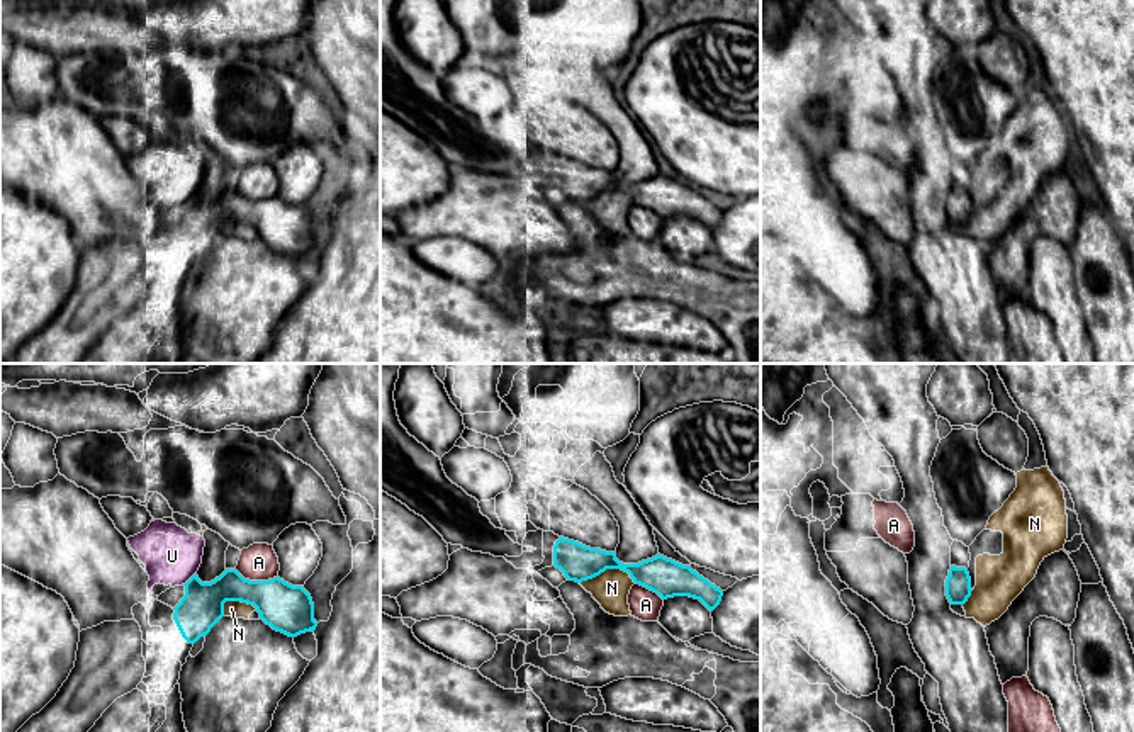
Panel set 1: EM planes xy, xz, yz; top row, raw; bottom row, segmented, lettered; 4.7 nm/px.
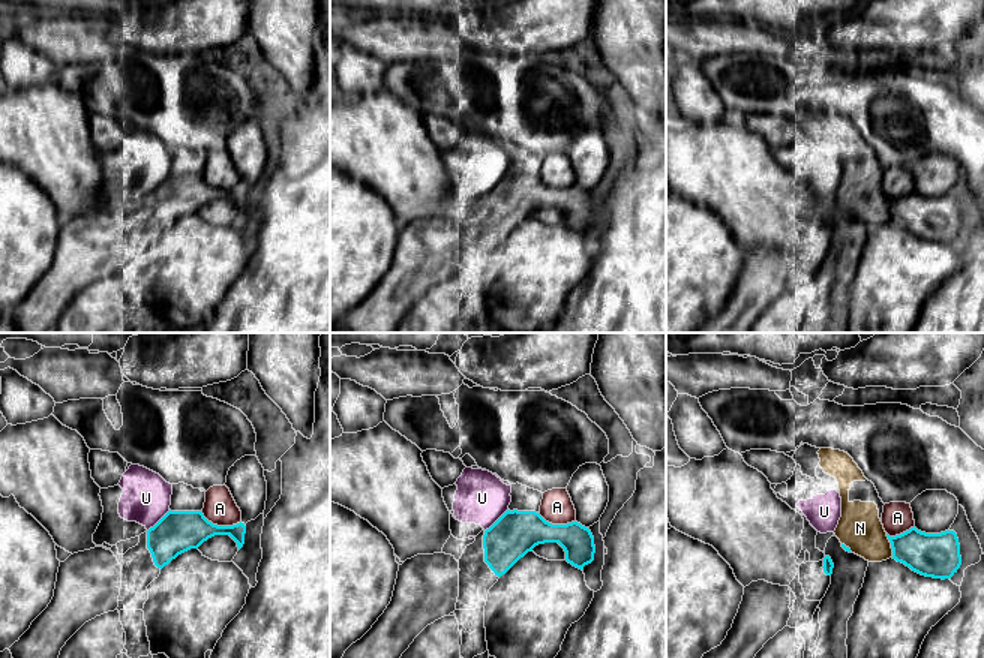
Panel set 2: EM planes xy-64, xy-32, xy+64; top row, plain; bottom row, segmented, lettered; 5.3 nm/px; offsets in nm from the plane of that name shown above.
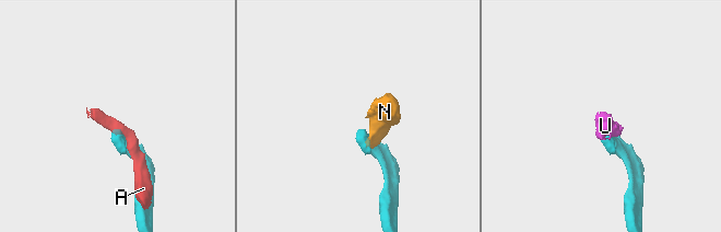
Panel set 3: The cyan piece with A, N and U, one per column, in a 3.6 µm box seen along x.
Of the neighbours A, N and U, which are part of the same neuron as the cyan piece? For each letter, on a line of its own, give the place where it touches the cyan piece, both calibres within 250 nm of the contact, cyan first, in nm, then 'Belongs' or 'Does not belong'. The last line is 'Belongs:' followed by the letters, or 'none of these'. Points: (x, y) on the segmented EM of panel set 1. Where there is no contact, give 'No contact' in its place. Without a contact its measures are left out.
A: Touches cyan at xy (257, 581). Thickness 220 nm (cyan) against 180 nm. Does not belong
N: Touches cyan at xz (608, 568). Thickness 170 nm (cyan) against 170 nm. Does not belong
U: Touches cyan at xy (189, 579). Thickness 200 nm (cyan) against 280 nm. Does not belong
Belongs: none of these

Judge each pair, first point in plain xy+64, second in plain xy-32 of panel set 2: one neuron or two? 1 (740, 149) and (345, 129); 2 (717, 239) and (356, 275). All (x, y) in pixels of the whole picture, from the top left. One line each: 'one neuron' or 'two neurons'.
1: one neuron
2: one neuron

